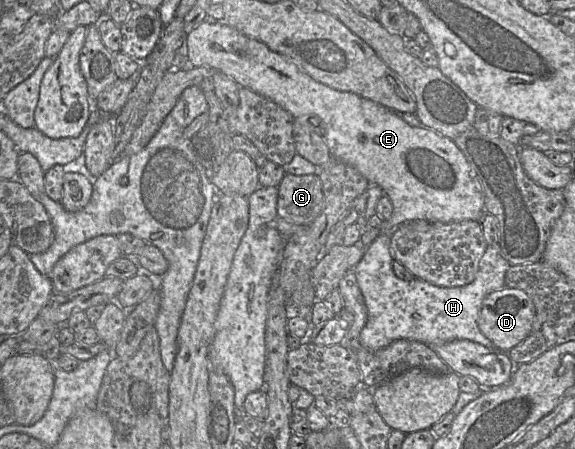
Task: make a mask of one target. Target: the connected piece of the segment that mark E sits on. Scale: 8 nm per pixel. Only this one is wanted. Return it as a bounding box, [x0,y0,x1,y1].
[185,20,485,247]

